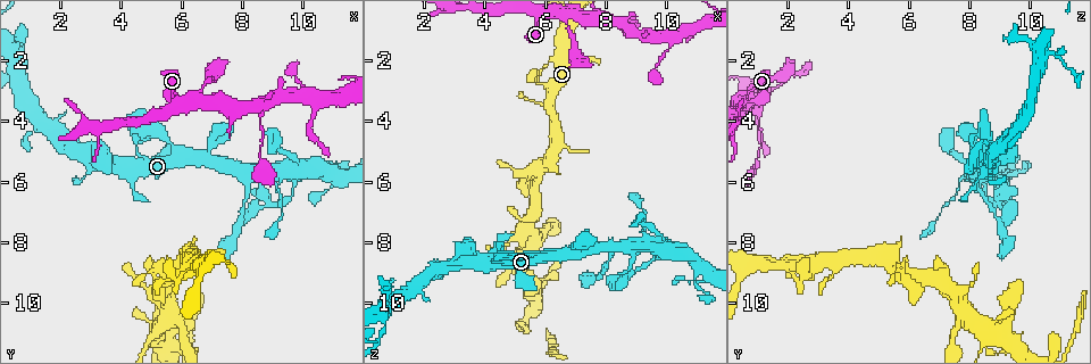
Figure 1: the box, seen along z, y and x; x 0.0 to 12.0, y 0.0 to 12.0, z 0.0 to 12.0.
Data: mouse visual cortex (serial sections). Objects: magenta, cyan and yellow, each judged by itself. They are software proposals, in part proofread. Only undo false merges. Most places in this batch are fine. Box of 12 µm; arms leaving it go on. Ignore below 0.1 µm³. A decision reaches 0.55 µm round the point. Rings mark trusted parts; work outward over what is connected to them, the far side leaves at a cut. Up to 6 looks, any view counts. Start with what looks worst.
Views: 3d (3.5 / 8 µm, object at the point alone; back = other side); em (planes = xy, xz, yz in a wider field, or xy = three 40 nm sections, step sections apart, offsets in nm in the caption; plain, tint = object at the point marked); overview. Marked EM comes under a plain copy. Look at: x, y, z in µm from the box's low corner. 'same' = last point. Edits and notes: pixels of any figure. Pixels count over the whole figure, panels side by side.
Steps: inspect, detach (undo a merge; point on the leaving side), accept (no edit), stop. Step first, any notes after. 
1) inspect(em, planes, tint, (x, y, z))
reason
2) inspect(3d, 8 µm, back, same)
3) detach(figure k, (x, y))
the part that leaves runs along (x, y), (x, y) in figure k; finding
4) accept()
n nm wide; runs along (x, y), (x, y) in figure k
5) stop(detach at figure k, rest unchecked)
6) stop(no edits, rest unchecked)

inspect(3d, 3.5 µm, (9.9, 3.0, 1.4))
branch point

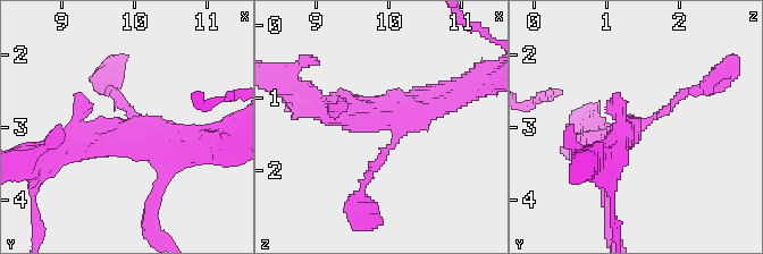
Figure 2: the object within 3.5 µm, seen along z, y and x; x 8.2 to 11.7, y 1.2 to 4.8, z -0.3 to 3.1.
inspect(em, xy, step 3, tint, (9.80, 3.05, 1.30))
need the tissue

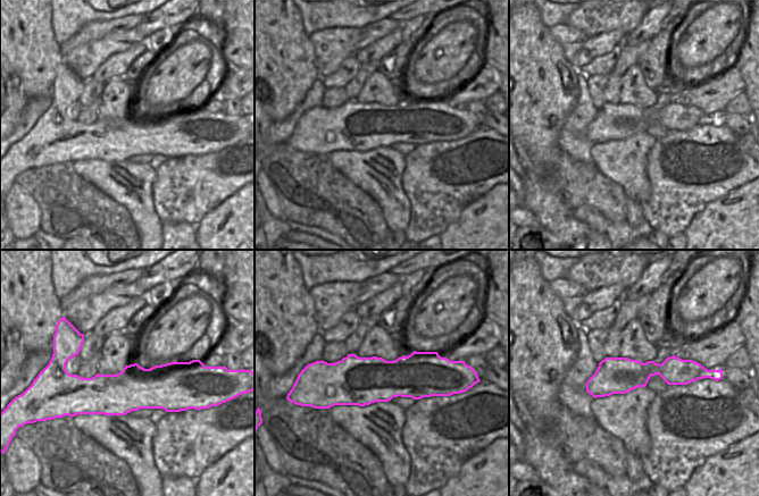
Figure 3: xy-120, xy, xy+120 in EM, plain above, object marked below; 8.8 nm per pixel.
inspect(em, xy, step 2, tint, same)

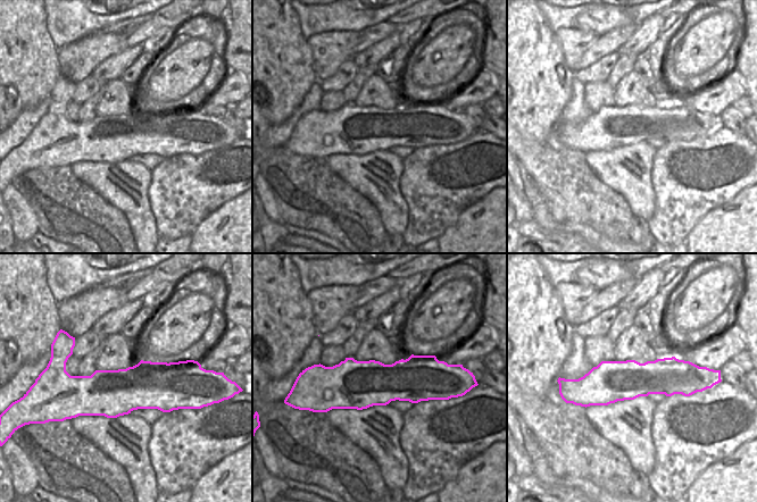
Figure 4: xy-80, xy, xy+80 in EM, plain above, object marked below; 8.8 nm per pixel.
accept()
runs along (693, 376), (575, 385) in figure 4; continuous, no second cell

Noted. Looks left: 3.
inspect(3d, 8 µm, (7.9, 7.4, 9.0))
sharp bend

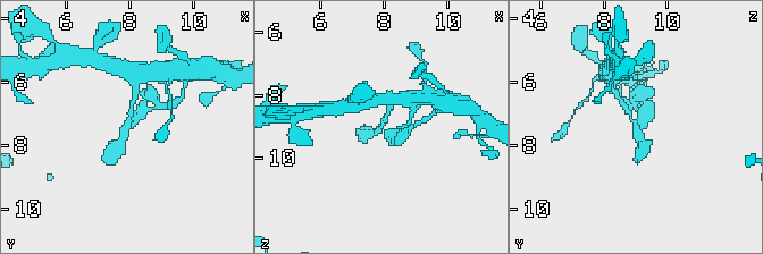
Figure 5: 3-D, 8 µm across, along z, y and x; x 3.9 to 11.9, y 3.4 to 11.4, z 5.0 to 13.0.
inspect(3d, 3.5 µm, (7.9, 7.4, 9.0))

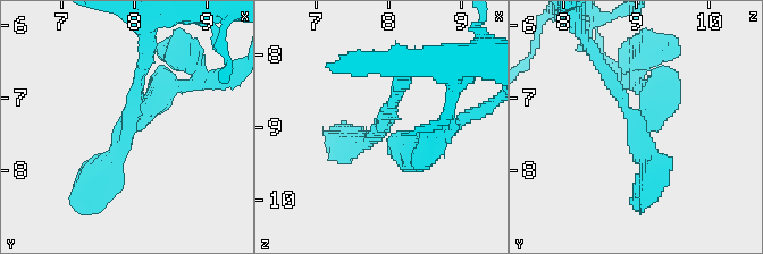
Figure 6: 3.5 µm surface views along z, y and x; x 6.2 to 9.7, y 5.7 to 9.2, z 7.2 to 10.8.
inspect(em, xy, step 2, tint, (7.90, 7.30, 9.00))
now the EM

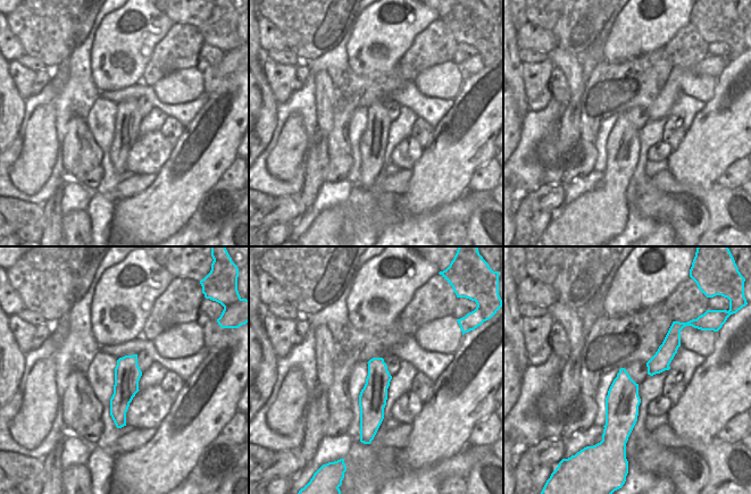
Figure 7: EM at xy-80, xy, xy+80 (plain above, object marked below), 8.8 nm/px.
accept()
runs along (144, 58), (123, 145), (95, 180) in figure 6; continuous, no second cell

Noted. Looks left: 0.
stop(no edits, rest unchecked)

